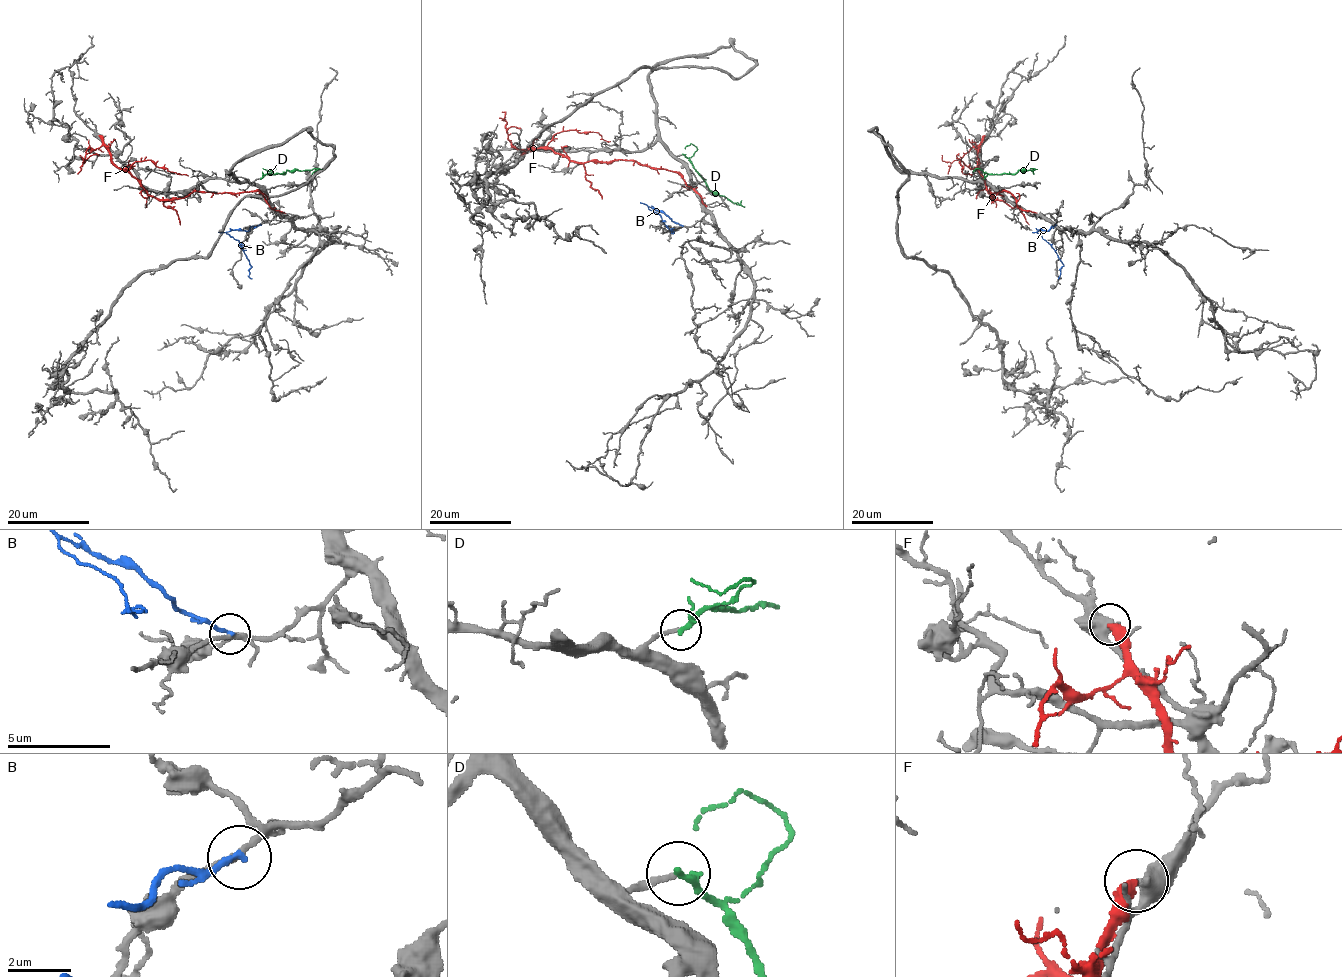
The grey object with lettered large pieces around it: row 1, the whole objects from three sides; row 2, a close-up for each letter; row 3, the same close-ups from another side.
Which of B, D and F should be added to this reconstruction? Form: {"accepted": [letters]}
{"accepted": []}

